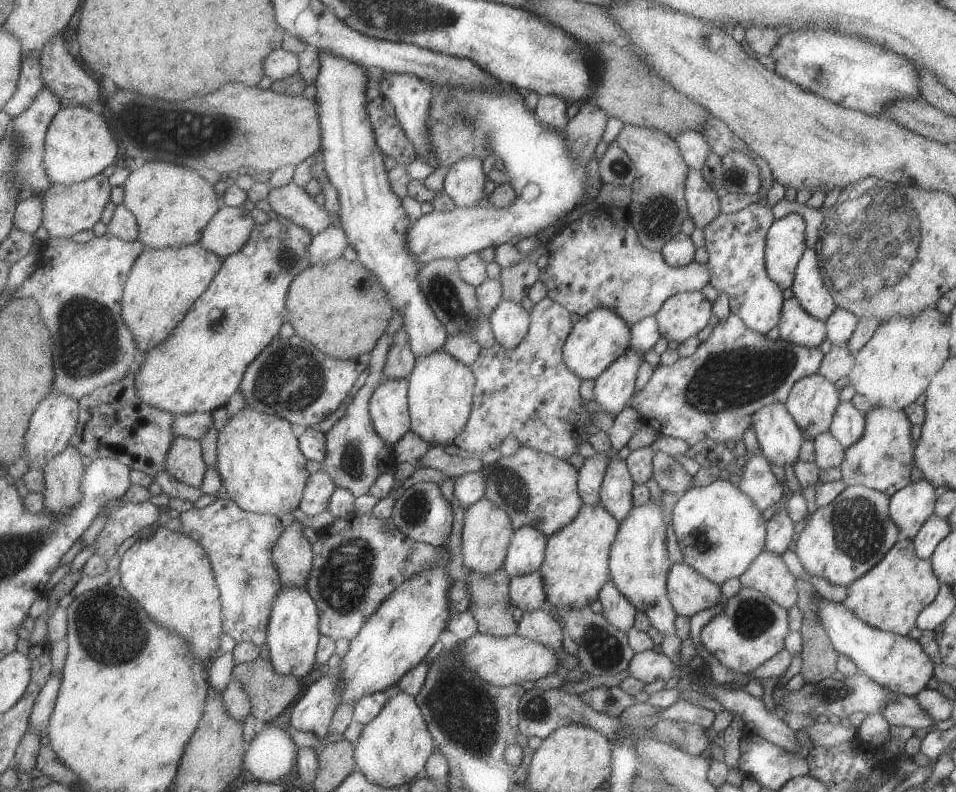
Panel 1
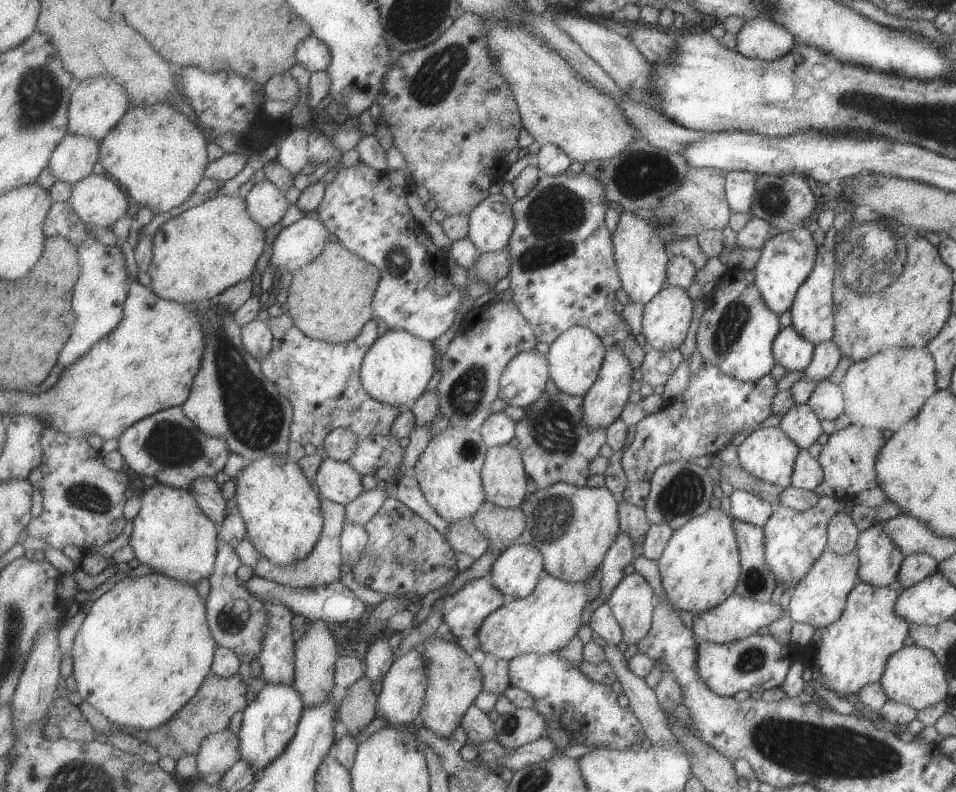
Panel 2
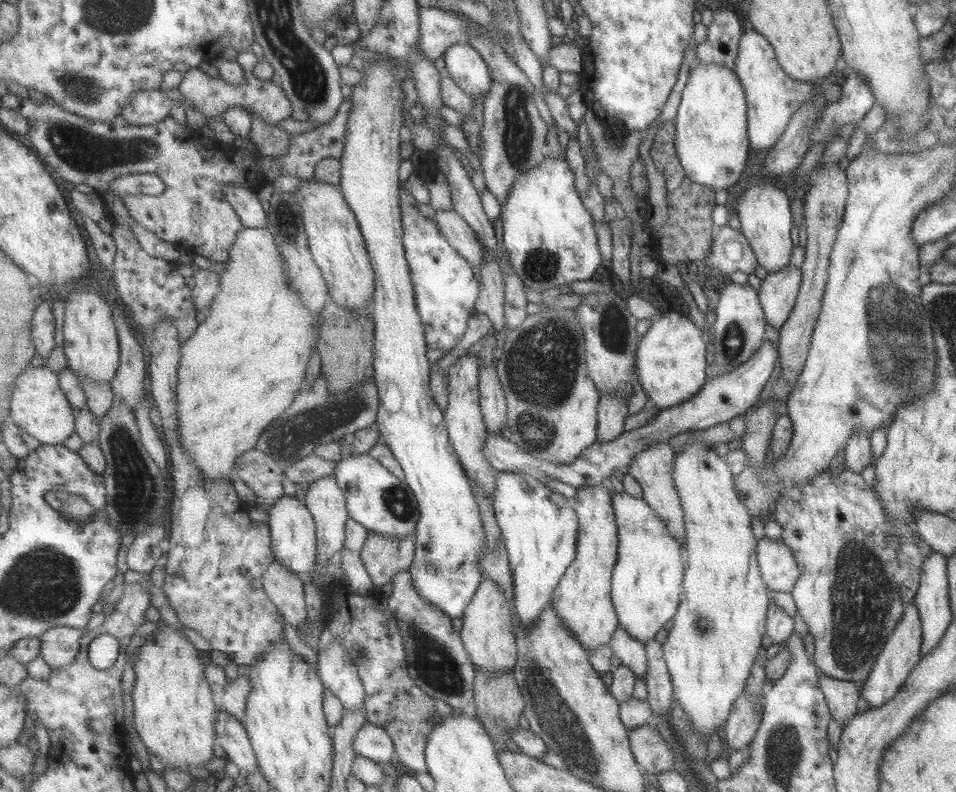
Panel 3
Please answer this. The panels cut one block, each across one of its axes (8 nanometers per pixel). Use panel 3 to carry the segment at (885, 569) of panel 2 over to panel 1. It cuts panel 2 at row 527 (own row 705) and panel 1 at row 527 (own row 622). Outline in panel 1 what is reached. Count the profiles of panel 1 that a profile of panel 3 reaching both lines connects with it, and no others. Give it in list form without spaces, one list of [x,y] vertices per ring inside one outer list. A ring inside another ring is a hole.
[[[926,479],[910,483],[890,497],[889,515],[902,537],[913,539],[934,512],[936,487]]]

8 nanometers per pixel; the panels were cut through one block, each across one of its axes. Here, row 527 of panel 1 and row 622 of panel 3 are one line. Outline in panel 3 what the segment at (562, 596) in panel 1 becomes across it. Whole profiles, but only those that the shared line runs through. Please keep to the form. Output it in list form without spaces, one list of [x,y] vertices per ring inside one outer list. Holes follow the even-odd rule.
[[[608,483],[600,484],[595,487],[582,487],[577,491],[577,496],[572,500],[577,512],[579,513],[581,523],[578,544],[578,556],[576,557],[574,564],[572,564],[572,566],[568,569],[566,576],[563,578],[563,582],[560,583],[560,586],[558,587],[558,589],[556,589],[556,594],[554,598],[554,607],[558,609],[558,613],[562,615],[562,619],[566,620],[566,623],[568,623],[568,627],[570,627],[570,629],[574,631],[574,635],[578,635],[578,637],[580,637],[580,641],[584,643],[584,649],[586,649],[586,651],[588,652],[594,651],[596,650],[596,648],[602,645],[610,644],[615,631],[619,630],[619,616],[616,615],[615,603],[614,600],[612,600],[611,594],[612,572],[615,570],[615,566],[619,558],[619,526],[618,522],[615,520],[615,508],[612,507],[612,493],[610,493],[611,489],[613,488],[611,488]]]

